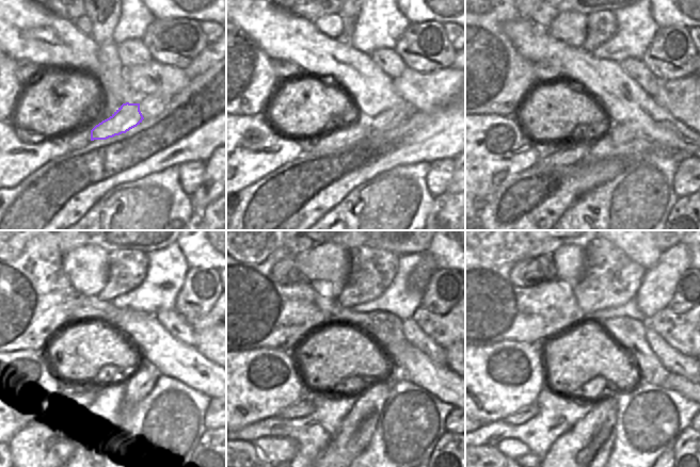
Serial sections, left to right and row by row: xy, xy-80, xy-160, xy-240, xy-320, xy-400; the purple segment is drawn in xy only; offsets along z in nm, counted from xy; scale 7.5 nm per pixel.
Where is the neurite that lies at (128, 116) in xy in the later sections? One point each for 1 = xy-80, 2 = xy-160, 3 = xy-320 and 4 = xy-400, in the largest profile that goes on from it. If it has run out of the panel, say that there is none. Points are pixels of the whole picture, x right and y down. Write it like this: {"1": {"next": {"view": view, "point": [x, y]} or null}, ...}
{"1": {"next": {"view": "xy-80", "point": [350, 131]}}, "2": {"next": {"view": "xy-160", "point": [572, 149]}}, "3": {"next": {"view": "xy-320", "point": [304, 406]}}, "4": {"next": {"view": "xy-400", "point": [526, 414]}}}

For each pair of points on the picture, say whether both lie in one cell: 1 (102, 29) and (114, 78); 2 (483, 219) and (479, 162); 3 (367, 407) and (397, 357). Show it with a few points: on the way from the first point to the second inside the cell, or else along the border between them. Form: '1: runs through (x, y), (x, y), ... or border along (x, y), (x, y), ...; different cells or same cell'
1: runs through (105, 41), (110, 66); same cell
2: border along (497, 188), (479, 211), (476, 219); different cells
3: border along (387, 373), (392, 377); different cells

